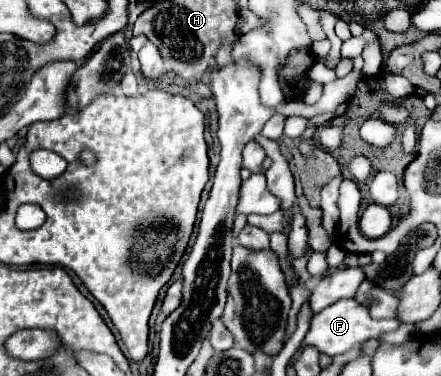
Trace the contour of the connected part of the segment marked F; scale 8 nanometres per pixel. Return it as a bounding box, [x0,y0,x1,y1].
[300,300,402,356]

